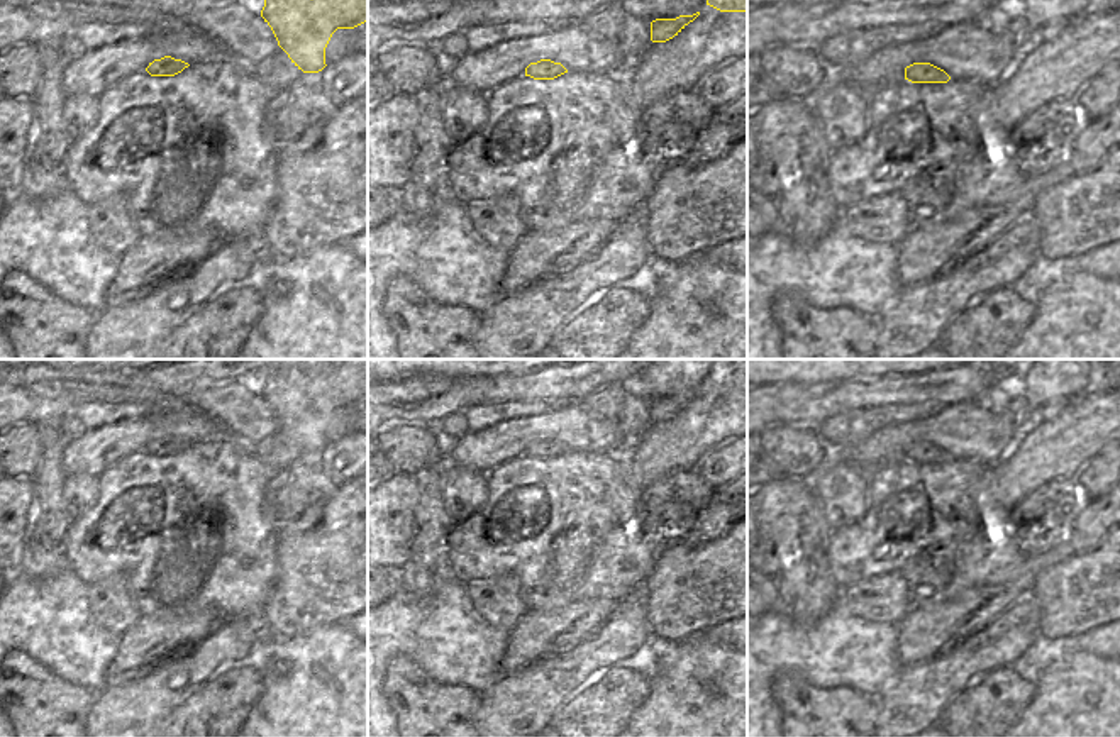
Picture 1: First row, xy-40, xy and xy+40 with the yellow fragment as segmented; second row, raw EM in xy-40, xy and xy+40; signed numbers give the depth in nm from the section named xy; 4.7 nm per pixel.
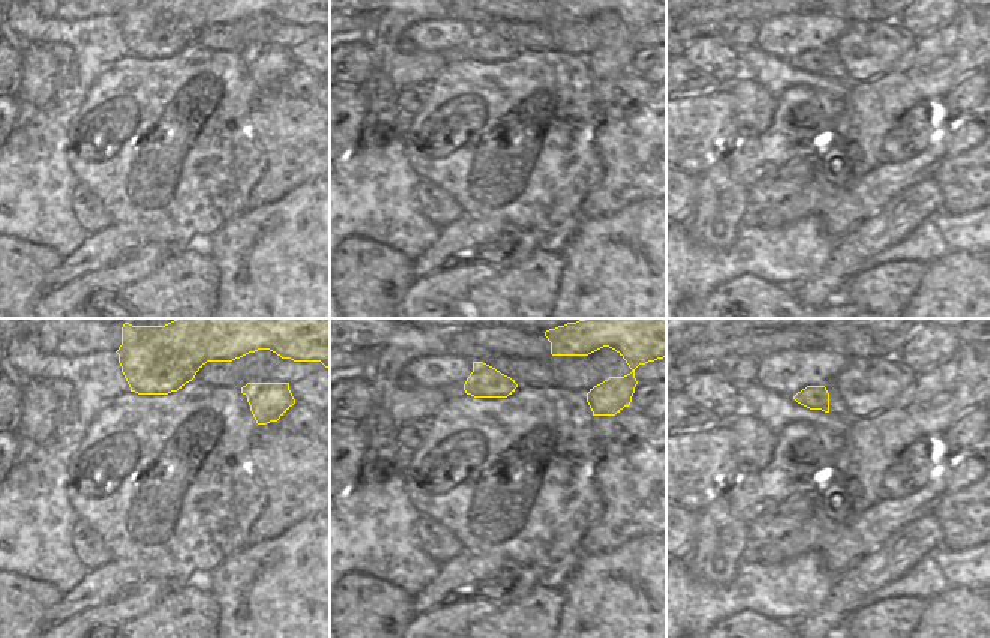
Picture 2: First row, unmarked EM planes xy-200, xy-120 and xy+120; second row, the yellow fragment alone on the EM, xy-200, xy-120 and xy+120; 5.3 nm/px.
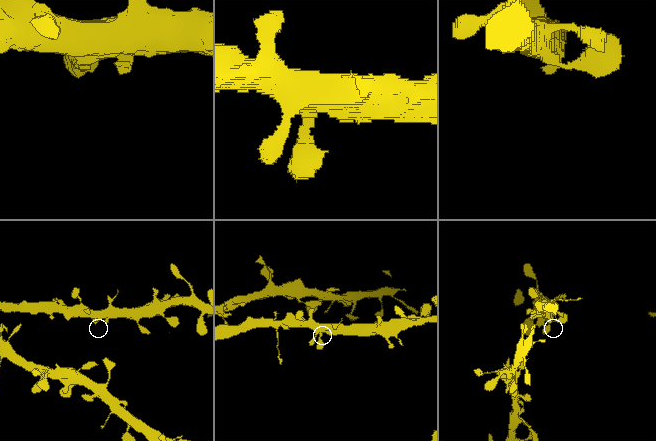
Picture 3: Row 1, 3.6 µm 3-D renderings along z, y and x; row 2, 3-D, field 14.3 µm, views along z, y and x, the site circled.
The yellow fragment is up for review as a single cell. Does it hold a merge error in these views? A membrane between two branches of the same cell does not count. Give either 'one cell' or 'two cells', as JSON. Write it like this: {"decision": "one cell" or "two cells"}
{"decision": "one cell"}

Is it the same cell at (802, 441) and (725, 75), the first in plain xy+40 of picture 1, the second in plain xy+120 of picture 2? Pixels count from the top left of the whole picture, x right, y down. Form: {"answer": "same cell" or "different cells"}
{"answer": "same cell"}

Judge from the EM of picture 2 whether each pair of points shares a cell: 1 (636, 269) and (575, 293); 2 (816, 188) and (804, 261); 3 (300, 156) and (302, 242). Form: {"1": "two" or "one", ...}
{"1": "one", "2": "two", "3": "two"}

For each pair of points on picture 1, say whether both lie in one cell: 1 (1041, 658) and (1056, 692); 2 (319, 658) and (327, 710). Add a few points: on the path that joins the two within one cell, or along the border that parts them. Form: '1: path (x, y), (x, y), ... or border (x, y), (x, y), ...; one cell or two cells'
1: border (1064, 649), (1036, 681); two cells
2: path (322, 671), (327, 697); one cell

